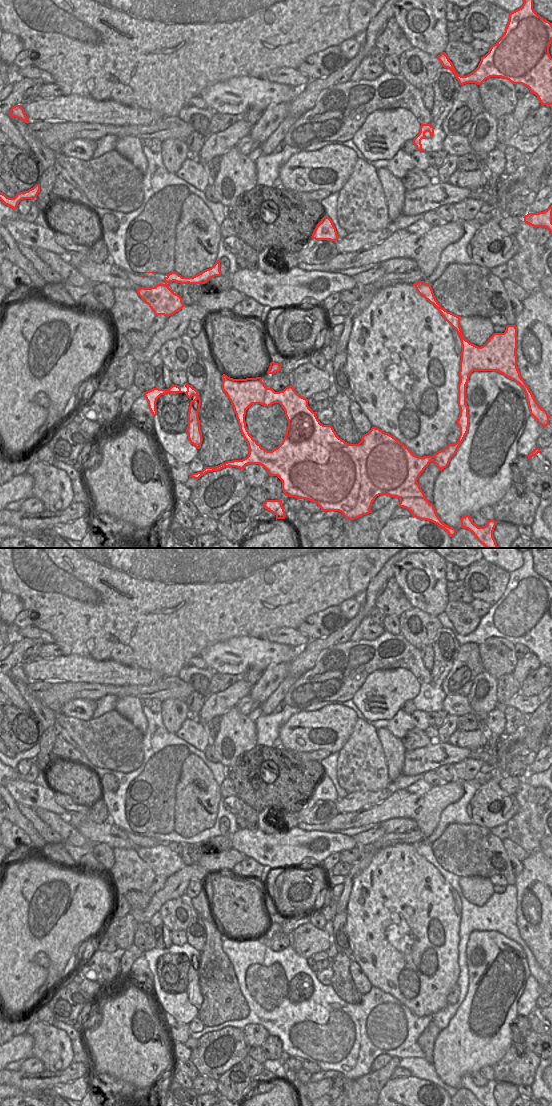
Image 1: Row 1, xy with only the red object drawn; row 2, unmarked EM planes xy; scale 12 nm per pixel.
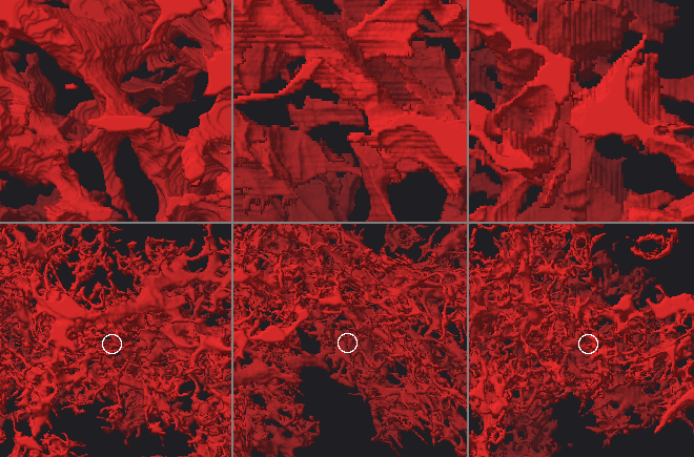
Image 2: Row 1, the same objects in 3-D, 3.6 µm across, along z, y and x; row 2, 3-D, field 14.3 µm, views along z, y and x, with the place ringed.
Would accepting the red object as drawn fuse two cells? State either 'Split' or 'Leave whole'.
Split

